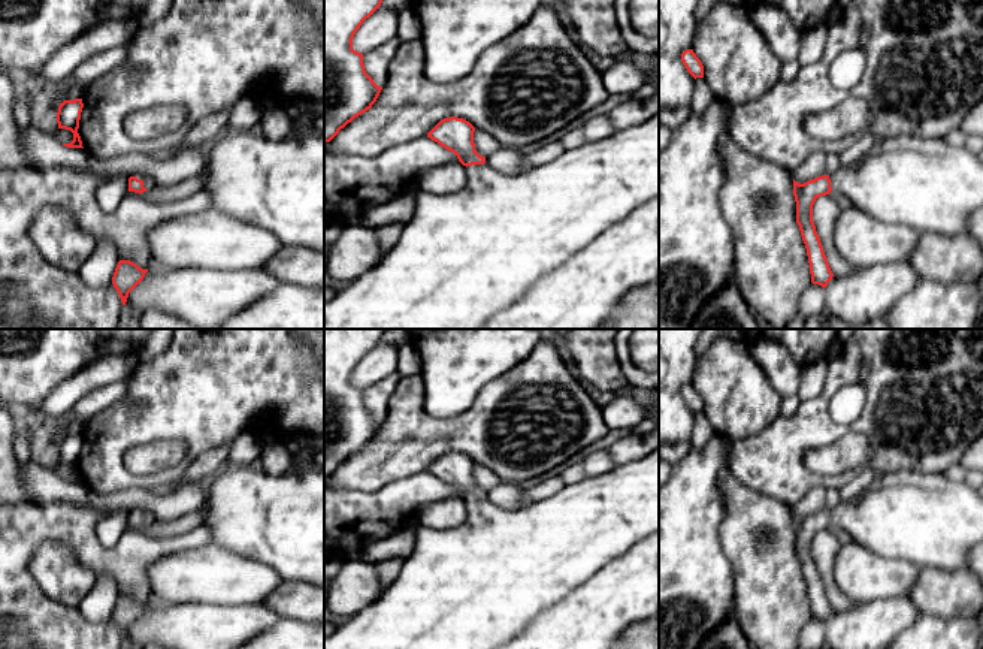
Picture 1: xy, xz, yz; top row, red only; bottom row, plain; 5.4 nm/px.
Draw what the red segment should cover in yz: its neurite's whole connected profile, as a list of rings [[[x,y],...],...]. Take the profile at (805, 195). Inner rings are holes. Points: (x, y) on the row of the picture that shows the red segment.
[[[895,136],[883,139],[878,147],[860,157],[858,163],[841,164],[834,173],[822,175],[799,184],[793,179],[796,223],[807,248],[811,283],[823,289],[834,274],[825,256],[813,221],[813,205],[817,197],[840,191],[852,206],[871,217],[908,226],[920,233],[959,235],[967,232],[970,215],[983,205],[983,163],[979,154],[965,145],[950,145],[944,139],[920,136]]]

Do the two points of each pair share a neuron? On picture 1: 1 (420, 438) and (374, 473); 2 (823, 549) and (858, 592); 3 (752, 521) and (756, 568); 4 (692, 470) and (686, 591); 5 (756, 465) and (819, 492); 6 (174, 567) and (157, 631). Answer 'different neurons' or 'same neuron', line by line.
1: same neuron
2: different neurons
3: same neuron
4: same neuron
5: different neurons
6: different neurons

